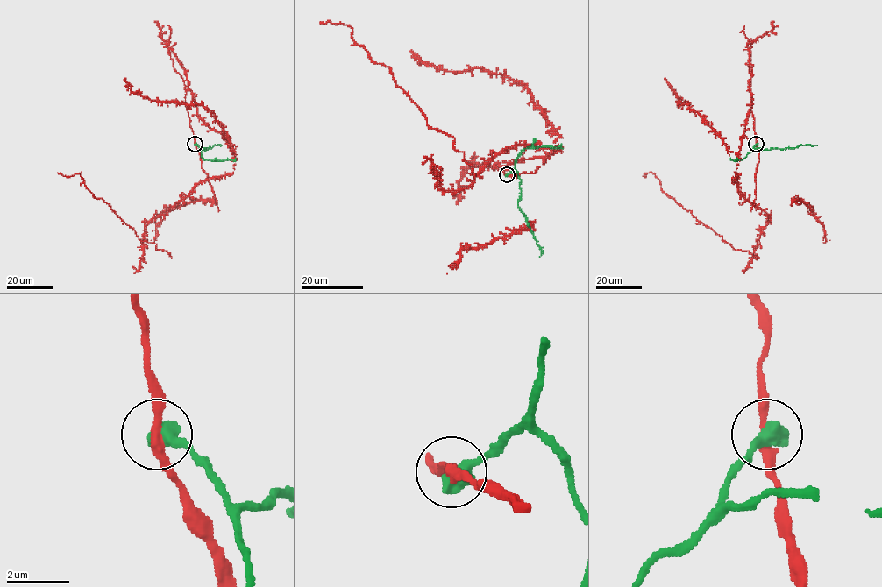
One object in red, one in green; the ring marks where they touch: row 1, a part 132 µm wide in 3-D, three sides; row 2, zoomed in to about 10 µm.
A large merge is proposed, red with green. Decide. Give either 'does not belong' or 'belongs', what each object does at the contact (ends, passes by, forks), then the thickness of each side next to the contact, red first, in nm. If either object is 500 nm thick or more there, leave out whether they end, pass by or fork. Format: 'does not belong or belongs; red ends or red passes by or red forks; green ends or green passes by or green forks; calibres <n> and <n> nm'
does not belong; calibres 280 and 600 nm

